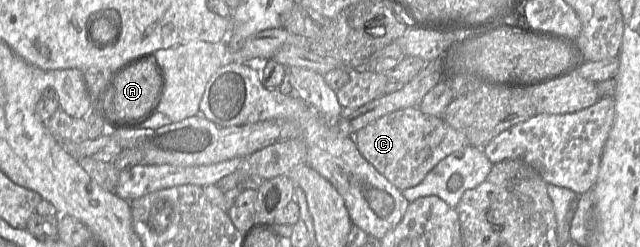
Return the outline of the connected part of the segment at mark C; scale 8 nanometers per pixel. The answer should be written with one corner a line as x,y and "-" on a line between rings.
409,107
386,114
354,134
360,154
400,191
418,185
445,157
468,145
465,131
449,126
440,116
424,114
419,107

